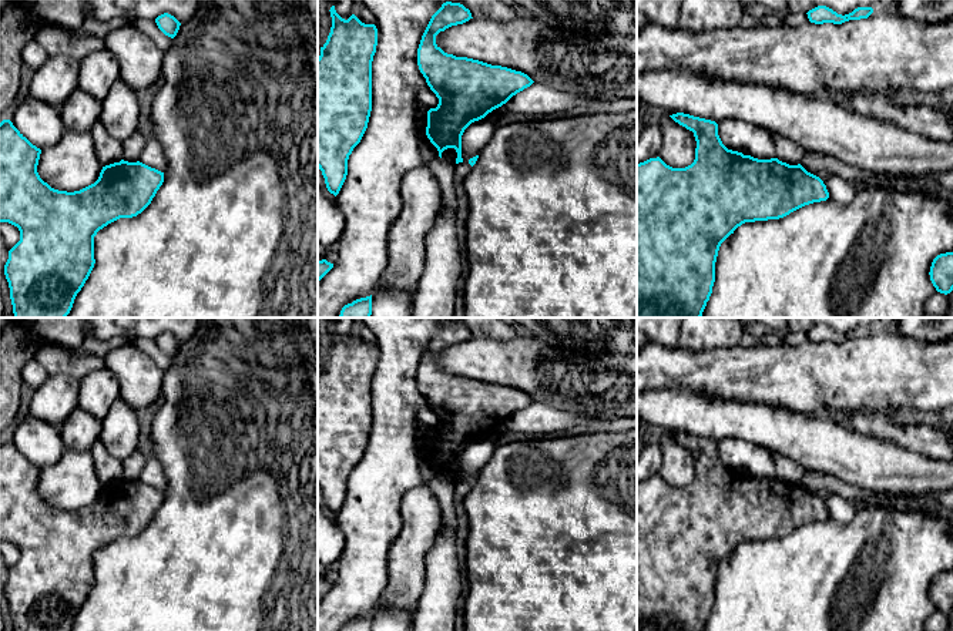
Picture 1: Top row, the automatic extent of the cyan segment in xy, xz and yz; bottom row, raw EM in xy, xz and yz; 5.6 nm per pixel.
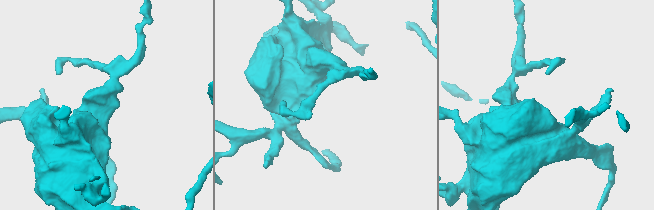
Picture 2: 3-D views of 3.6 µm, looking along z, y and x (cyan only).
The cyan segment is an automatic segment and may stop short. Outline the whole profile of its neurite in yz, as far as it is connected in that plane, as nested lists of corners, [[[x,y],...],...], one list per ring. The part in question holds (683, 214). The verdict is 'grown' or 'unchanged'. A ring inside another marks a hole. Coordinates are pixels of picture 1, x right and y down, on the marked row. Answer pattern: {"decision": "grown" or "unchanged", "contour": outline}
{"decision": "unchanged", "contour": [[[684,113],[670,117],[694,132],[695,160],[685,168],[672,168],[660,157],[637,164],[637,318],[701,318],[712,293],[719,246],[738,226],[779,219],[829,198],[823,181],[801,164],[789,165],[778,158],[758,160],[728,150],[715,121]]]}

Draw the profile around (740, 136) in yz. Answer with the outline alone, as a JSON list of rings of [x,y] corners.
[[[728,118],[718,124],[718,135],[728,150],[746,152],[758,160],[775,158],[771,134],[755,124]]]

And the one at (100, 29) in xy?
[[[127,16],[120,17],[120,19],[114,19],[111,21],[97,21],[94,19],[87,19],[85,23],[78,30],[70,31],[70,33],[75,34],[75,36],[91,34],[91,36],[95,36],[95,37],[100,37],[100,38],[105,38],[105,36],[111,30],[114,30],[117,27],[123,27],[125,24],[130,24]]]

